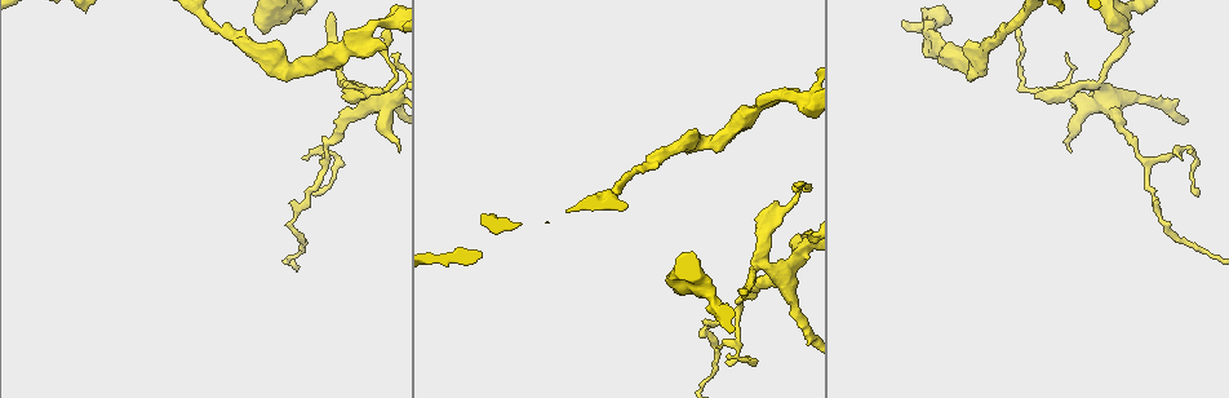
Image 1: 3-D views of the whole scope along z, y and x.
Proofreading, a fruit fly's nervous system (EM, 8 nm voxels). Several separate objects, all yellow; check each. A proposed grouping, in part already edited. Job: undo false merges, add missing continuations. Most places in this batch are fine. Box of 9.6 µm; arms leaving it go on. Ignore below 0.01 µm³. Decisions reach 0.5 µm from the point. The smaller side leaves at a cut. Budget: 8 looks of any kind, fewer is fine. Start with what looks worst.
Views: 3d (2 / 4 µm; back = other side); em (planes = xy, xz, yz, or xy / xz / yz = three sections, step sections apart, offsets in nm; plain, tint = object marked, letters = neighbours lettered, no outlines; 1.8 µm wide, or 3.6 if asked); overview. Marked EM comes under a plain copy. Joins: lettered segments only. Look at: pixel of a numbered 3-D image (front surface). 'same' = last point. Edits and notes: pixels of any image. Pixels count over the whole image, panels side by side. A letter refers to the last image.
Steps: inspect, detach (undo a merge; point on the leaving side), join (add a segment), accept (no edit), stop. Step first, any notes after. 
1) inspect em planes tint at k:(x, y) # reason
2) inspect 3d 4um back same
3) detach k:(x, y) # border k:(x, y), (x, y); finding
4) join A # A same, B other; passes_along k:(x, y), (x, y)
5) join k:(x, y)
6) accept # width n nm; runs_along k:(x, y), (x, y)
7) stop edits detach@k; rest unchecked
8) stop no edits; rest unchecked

inspect 3d 4um at 1:(385, 47) # an open end

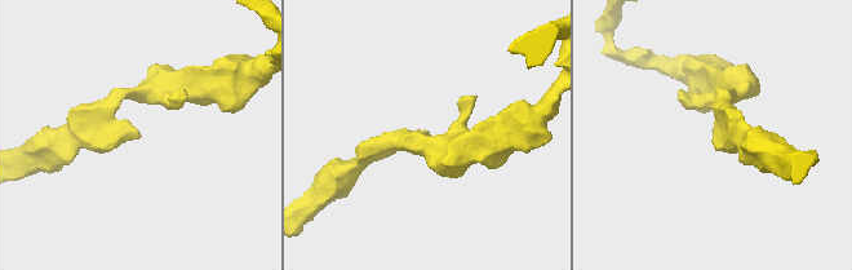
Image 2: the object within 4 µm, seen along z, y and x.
inspect em yz step 4 tint at 2:(428, 132)

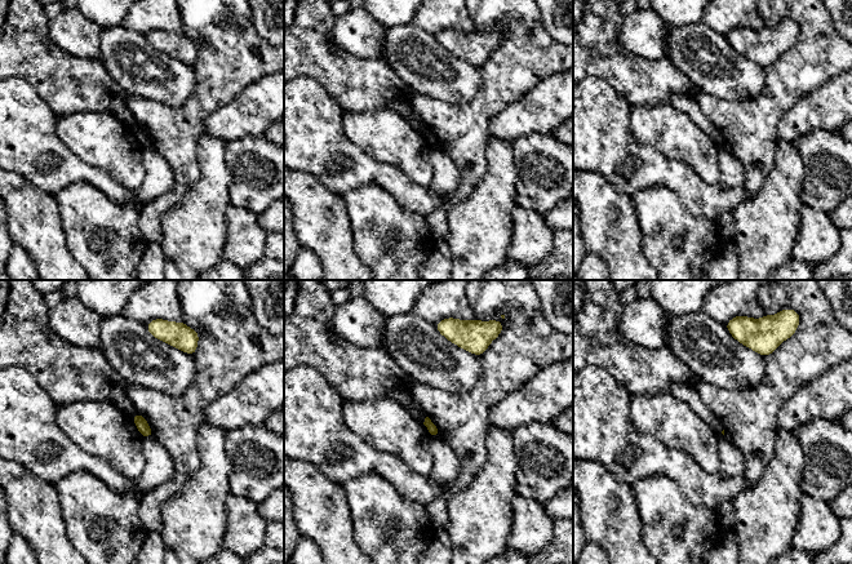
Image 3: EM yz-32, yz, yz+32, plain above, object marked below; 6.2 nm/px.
inspect em planes letters same

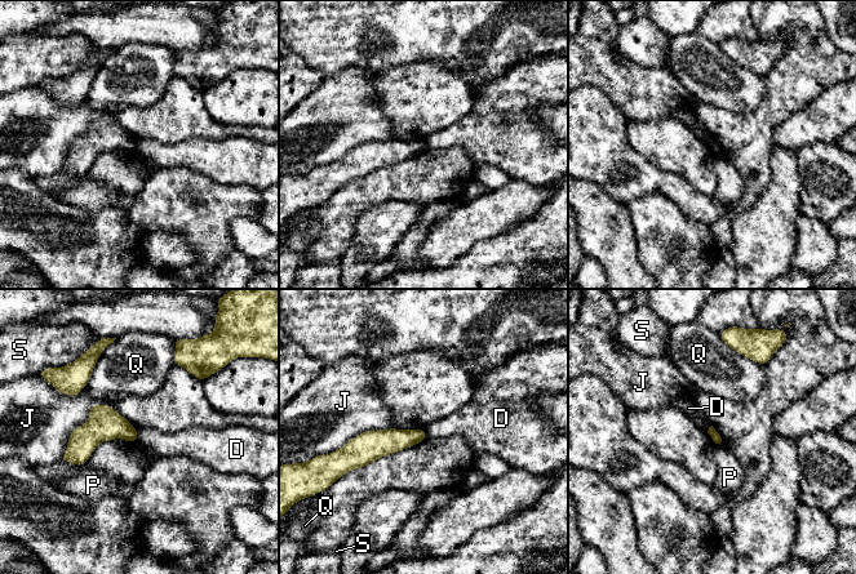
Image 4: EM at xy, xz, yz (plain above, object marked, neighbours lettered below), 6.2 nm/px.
accept # D other, J other, P other, Q other, S other; border 4:(136, 428), (138, 441); no lettered segment goes on from it

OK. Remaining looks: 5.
inspect 3d 4um at 1:(800, 183) # thin end

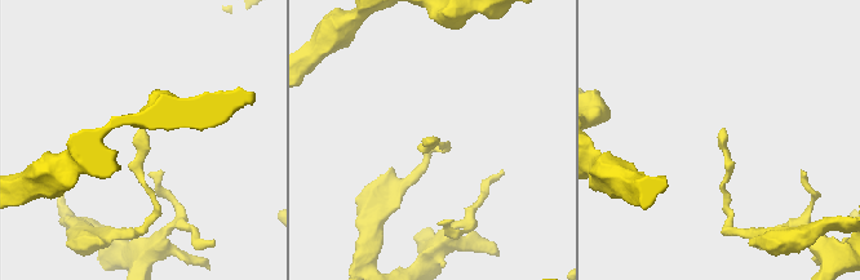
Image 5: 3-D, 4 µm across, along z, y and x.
inspect em planes letters at 5:(723, 128) # need the tissue

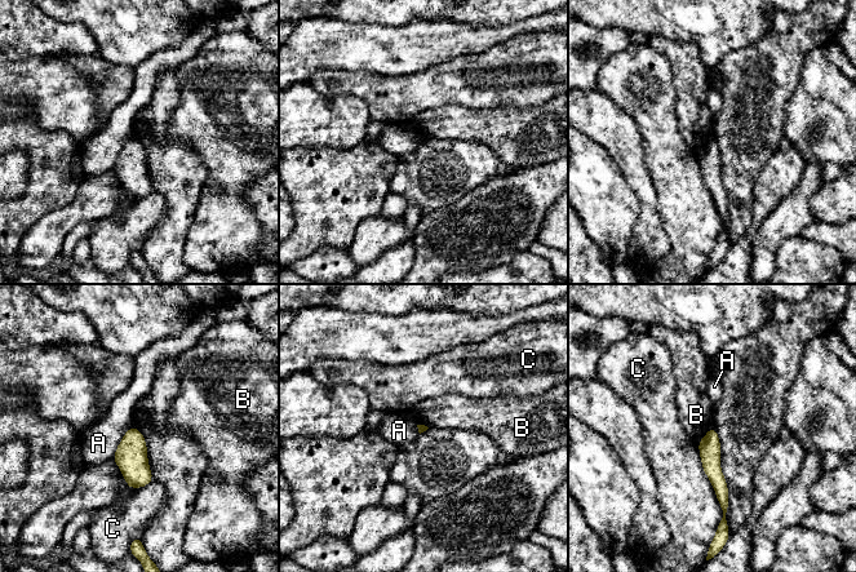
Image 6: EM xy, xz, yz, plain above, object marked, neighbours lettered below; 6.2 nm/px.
accept # A other, B other, C other; runs_along 6:(712, 431), (712, 469), (724, 505); none of them fits

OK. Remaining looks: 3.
inspect 3d 4um at 1:(331, 154) # sharp bend

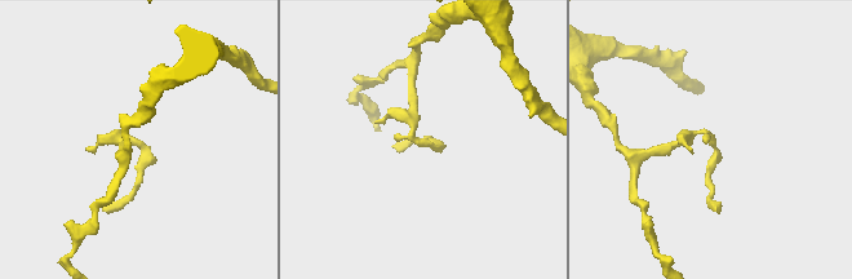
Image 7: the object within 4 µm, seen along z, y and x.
inspect em planes tint at 7:(708, 140)

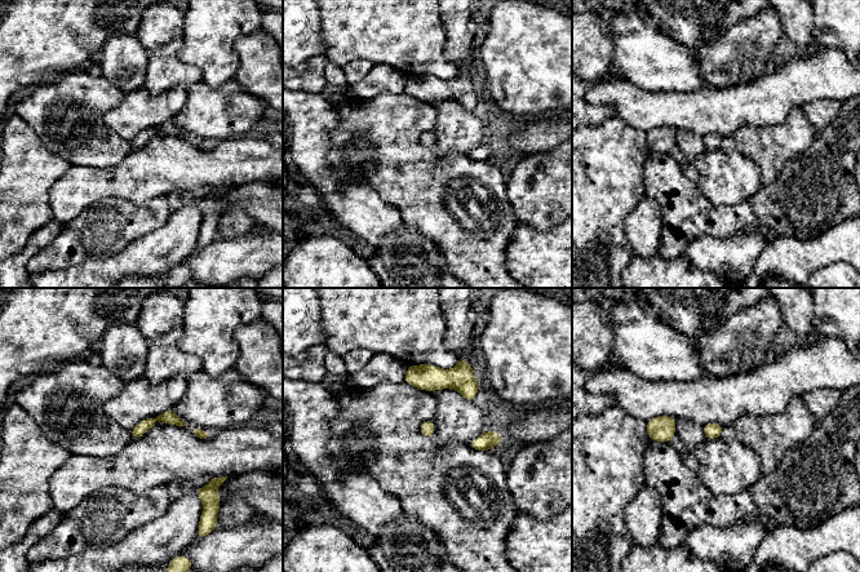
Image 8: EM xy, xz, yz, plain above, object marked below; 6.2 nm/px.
inspect em planes letters same

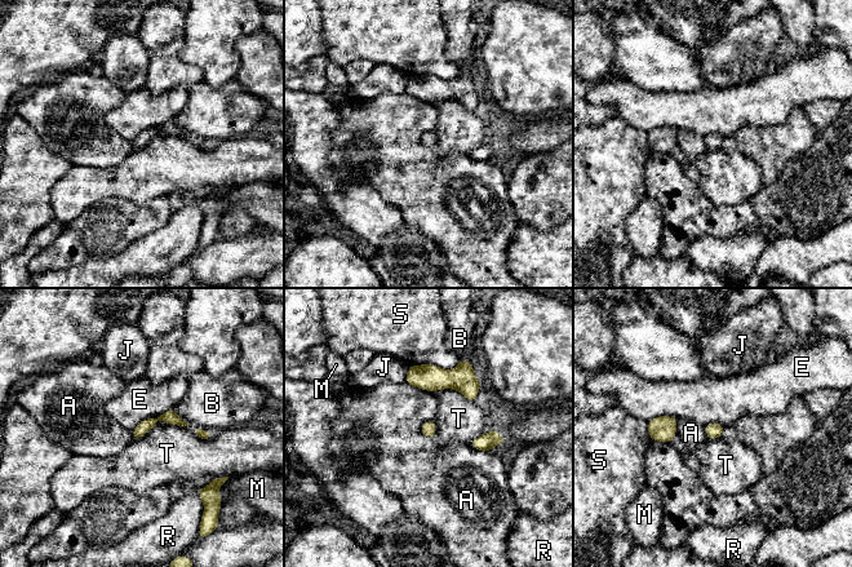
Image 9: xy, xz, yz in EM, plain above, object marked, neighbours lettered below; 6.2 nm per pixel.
accept # longest_contact S 320 nm; A other, B other, E other, J other, M other, R other, S other, T other; border 9:(430, 391), (456, 389), (474, 402); one cell here

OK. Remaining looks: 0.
stop no edits; rest unchecked

